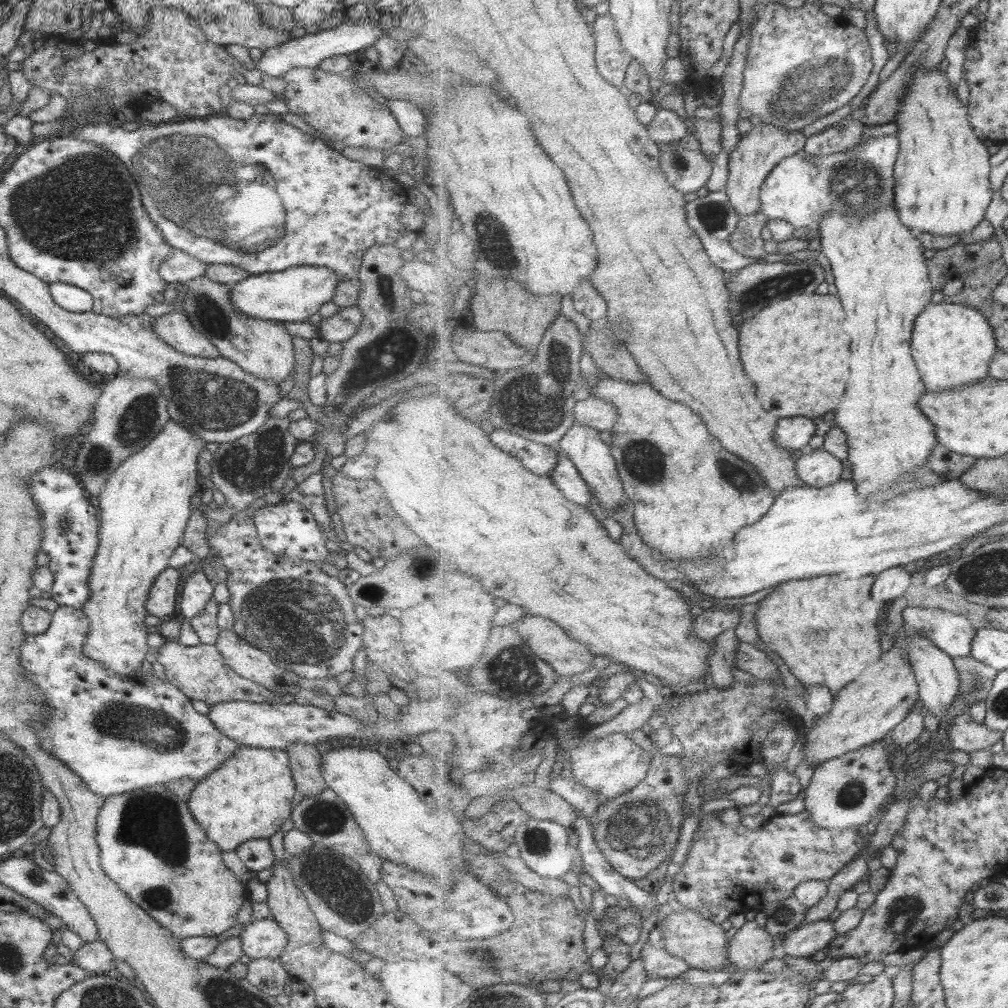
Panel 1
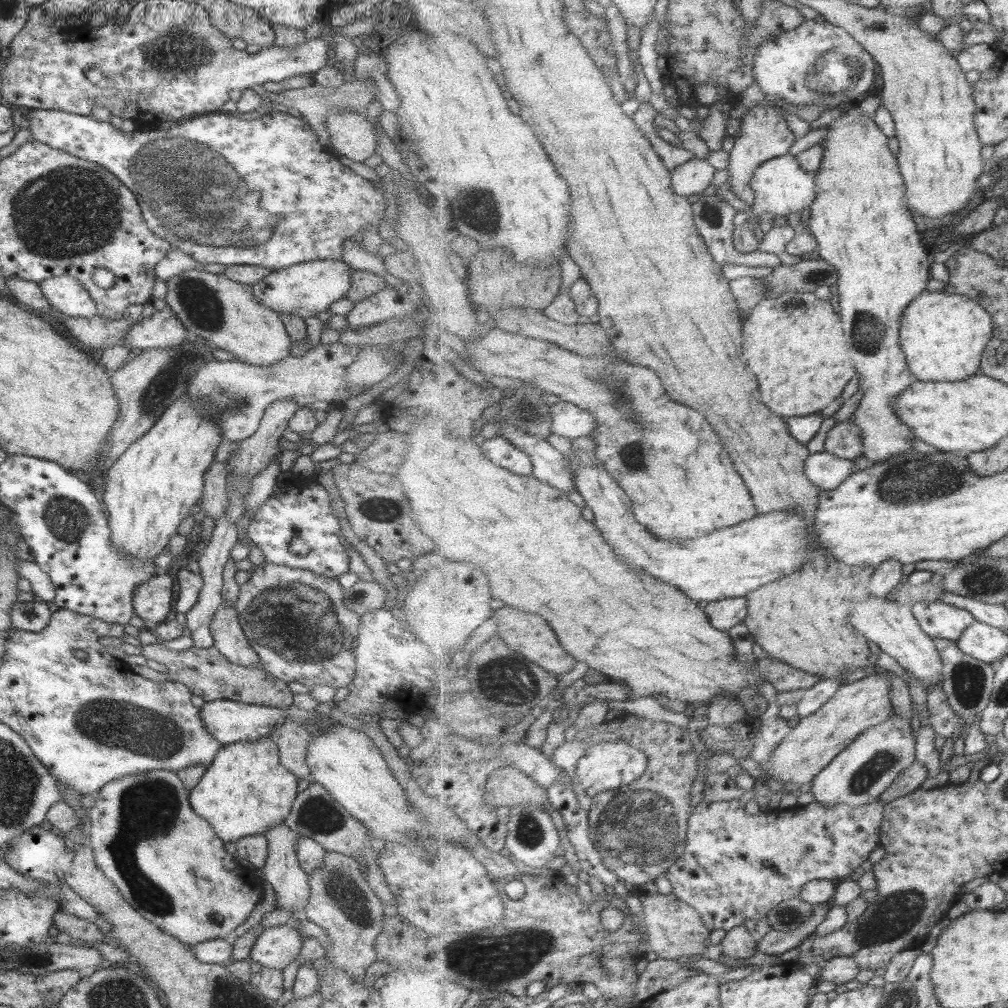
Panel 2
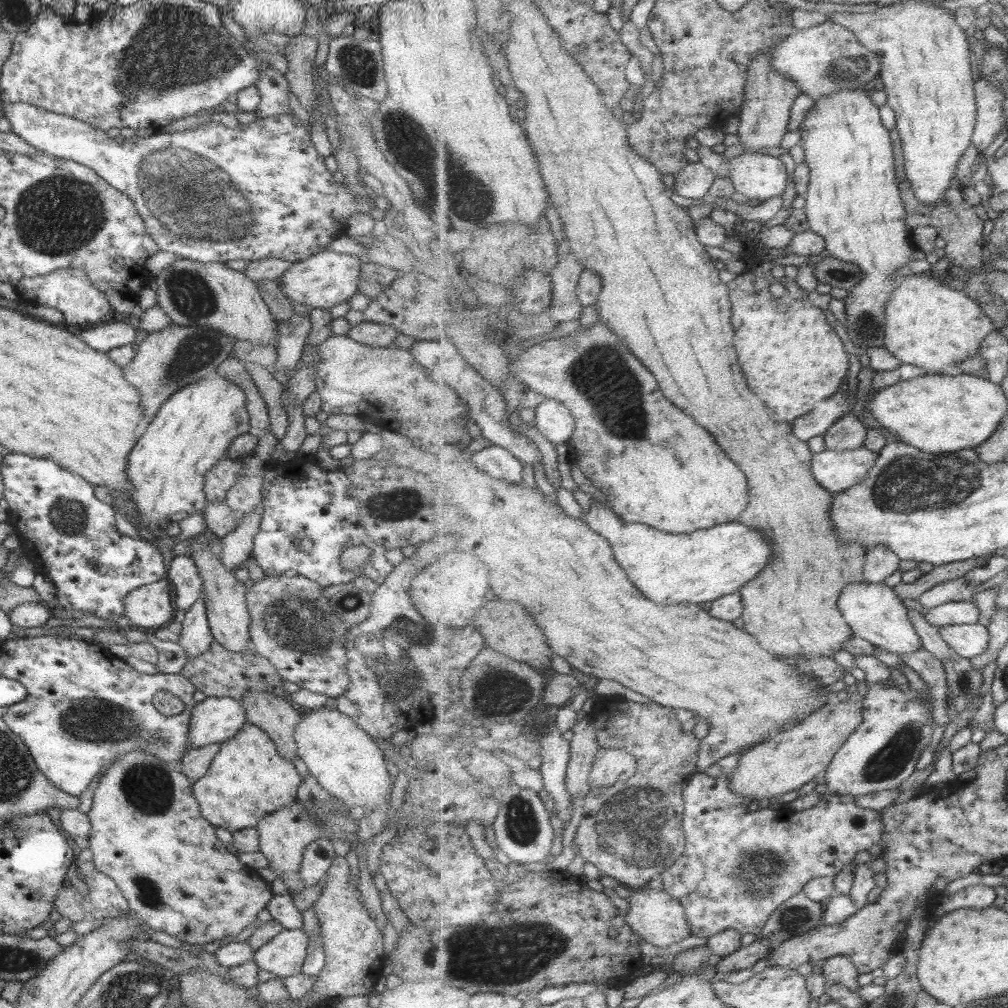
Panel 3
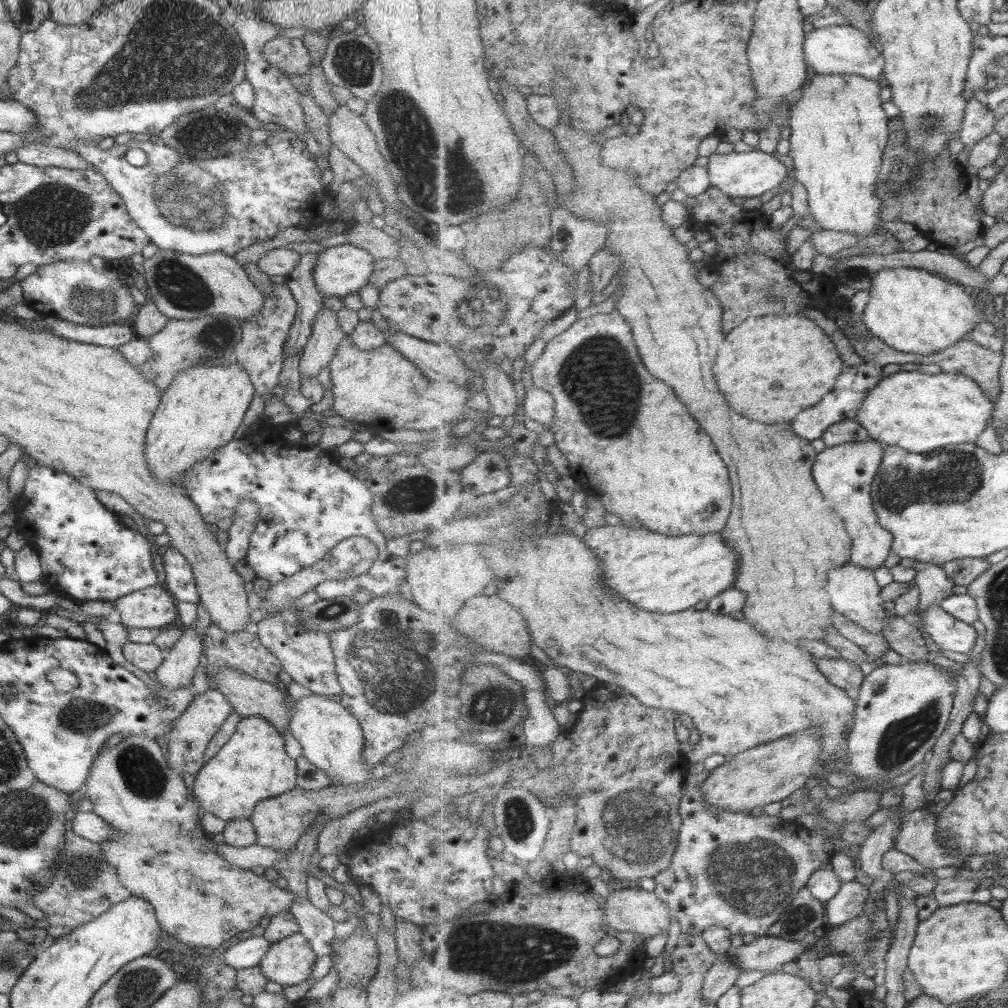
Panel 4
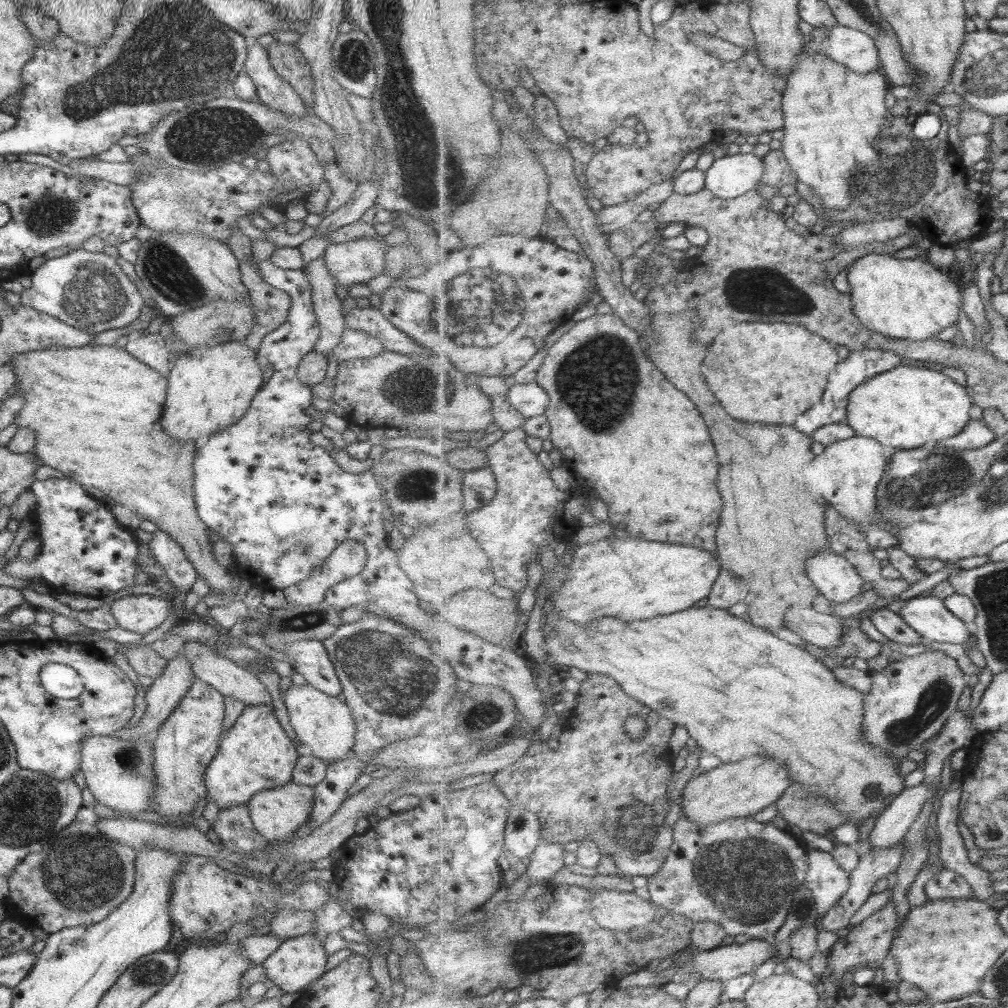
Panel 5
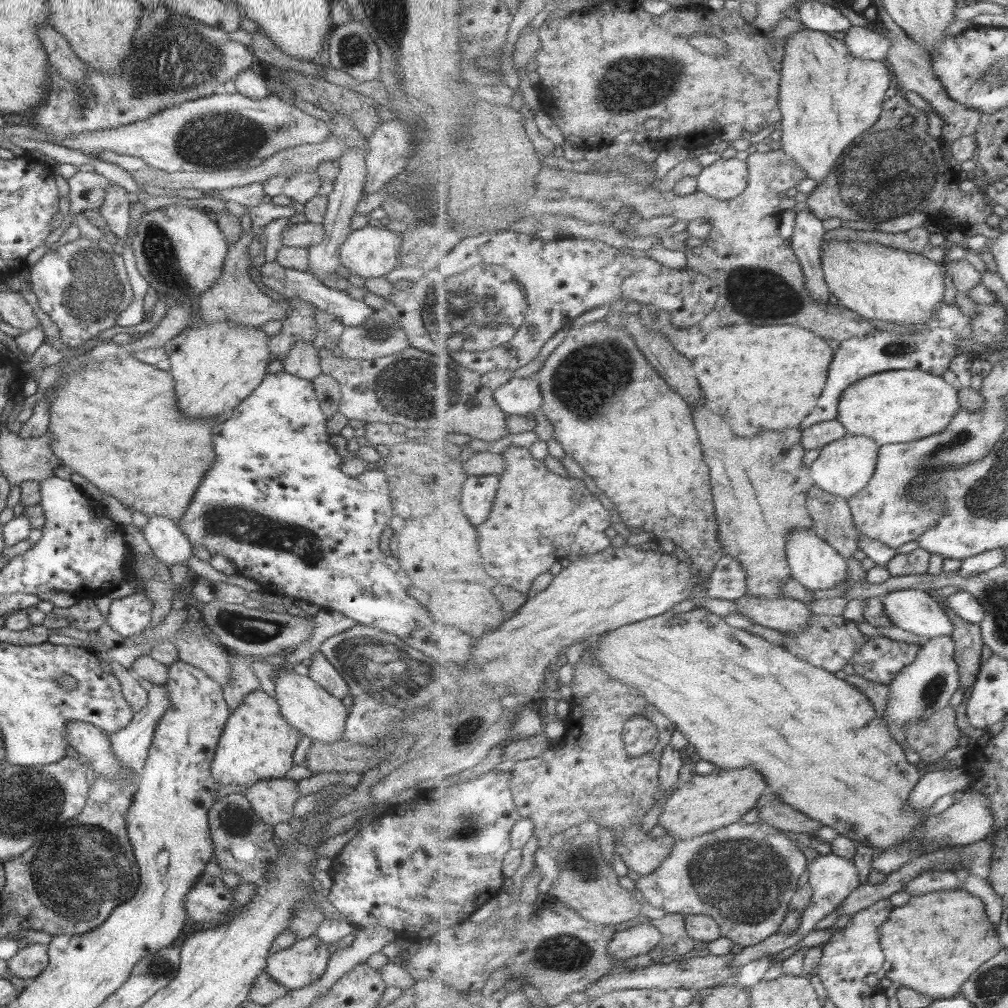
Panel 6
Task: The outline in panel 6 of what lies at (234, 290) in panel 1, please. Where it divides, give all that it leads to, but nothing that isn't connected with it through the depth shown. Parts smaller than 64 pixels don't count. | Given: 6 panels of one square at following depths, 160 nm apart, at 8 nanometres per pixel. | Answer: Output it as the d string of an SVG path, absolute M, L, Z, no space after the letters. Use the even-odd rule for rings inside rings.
M367 224L347 235L339 249L340 264L347 268L349 274L363 278L383 277L400 267L400 244L400 232L390 231L384 225Z

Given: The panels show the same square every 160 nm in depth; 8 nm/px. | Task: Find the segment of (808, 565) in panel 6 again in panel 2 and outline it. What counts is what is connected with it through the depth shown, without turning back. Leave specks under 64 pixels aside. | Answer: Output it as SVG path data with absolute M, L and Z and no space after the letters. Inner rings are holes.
M906 593L895 601L872 596L869 600L855 606L852 620L859 633L863 633L867 640L876 643L881 651L895 659L909 673L915 675L927 690L942 684L944 674L941 655L932 636L922 629L922 625L912 612L912 595Z

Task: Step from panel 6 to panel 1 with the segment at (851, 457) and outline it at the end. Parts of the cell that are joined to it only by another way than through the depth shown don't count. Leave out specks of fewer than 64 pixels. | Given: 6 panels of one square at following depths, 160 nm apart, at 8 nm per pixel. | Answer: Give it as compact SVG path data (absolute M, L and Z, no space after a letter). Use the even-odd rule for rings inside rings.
M823 448L799 457L796 460L796 469L805 486L815 488L839 483L843 474L841 459ZM903 566L887 569L875 576L872 595L875 600L886 602L909 596L913 576Z

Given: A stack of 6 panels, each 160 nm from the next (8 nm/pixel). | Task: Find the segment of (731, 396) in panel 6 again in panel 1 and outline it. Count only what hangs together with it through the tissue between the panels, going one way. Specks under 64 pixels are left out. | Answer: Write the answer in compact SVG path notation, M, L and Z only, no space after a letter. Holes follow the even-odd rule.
M799 293L796 295L790 295L785 298L780 298L771 303L769 308L761 310L757 316L745 320L745 324L741 326L741 356L743 356L743 364L751 376L751 380L755 380L757 384L757 392L759 392L759 402L763 404L763 408L767 408L769 412L775 412L775 416L781 417L796 417L804 415L809 418L823 417L826 412L837 408L837 404L841 402L841 398L845 396L845 384L849 382L849 340L847 340L847 334L843 332L843 320L845 320L845 310L841 306L841 299L838 295L831 295L826 293L816 294L816 293Z

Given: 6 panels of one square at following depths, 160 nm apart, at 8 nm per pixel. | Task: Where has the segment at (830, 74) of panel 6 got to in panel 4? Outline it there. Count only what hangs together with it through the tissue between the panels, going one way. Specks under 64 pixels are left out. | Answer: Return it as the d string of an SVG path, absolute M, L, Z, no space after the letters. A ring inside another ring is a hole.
M815 74L808 84L803 85L797 95L794 107L790 108L790 128L792 134L790 136L790 151L789 155L794 162L793 166L796 170L796 181L801 182L807 187L808 201L811 212L815 220L820 222L820 225L825 230L850 232L858 236L858 239L864 239L873 233L881 232L882 212L885 211L886 203L878 196L878 180L880 172L882 171L882 162L886 148L890 142L890 119L887 118L885 110L883 110L883 100L881 100L882 84L875 79L868 79L861 75L820 75Z

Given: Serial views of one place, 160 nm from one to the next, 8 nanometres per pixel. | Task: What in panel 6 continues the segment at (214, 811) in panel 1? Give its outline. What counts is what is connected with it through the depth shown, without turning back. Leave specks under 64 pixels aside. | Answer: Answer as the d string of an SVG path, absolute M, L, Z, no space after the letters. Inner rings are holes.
M257 690L246 694L243 700L232 710L225 721L219 740L216 744L210 771L217 785L235 784L240 790L245 790L250 784L263 779L281 778L291 765L291 754L299 742L300 732L289 726L280 715L275 699L264 691Z

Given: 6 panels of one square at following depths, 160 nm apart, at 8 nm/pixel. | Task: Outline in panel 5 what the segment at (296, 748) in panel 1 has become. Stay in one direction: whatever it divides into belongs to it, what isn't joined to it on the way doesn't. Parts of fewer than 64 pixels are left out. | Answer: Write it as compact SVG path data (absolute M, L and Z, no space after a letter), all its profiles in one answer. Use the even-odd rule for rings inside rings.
M186 641L182 650L184 650L184 657L189 663L192 676L209 684L209 686L213 687L219 694L221 694L221 696L232 696L234 699L240 700L241 704L245 705L246 707L255 706L258 704L266 704L273 709L271 705L271 697L269 696L269 693L267 693L265 685L263 685L259 679L257 679L254 671L249 670L249 668L243 668L243 666L240 667L231 659L222 657L221 655L215 653L211 645L198 643L197 641Z

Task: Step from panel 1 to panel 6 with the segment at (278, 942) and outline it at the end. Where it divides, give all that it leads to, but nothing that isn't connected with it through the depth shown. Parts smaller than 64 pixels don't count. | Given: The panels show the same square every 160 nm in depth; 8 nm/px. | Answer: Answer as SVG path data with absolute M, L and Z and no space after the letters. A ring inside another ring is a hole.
M313 934L271 954L264 972L289 991L297 990L323 975L330 956L327 945Z

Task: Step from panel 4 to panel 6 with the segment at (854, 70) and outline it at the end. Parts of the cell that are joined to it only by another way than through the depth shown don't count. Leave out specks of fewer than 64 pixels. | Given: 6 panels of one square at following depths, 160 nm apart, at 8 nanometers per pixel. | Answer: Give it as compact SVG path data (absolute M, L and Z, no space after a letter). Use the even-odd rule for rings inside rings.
M852 25L844 41L853 56L863 60L886 61L892 42L874 29Z

